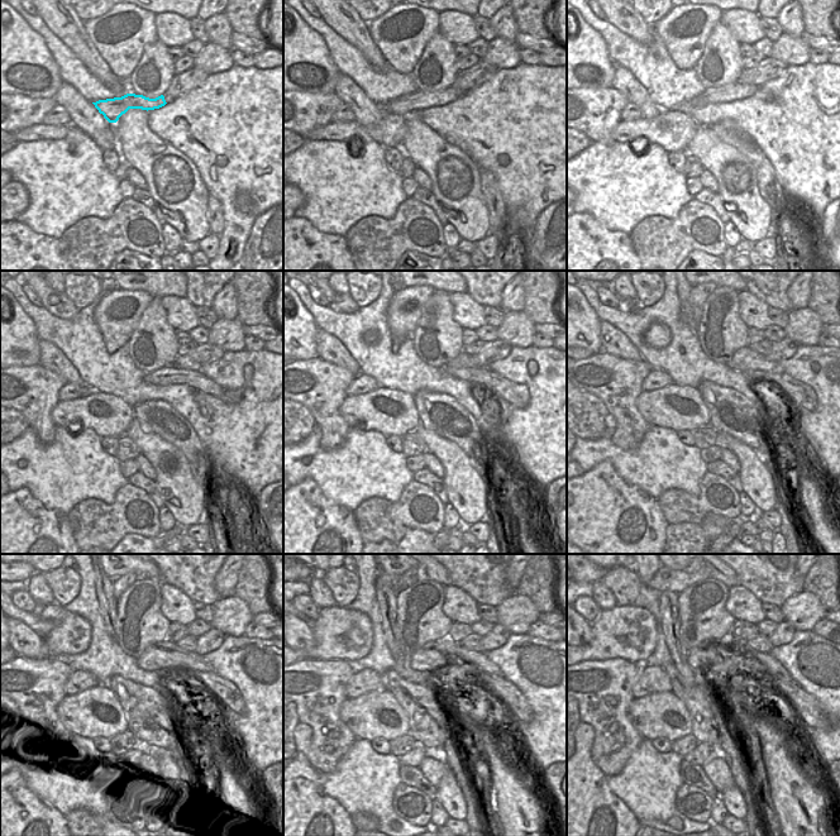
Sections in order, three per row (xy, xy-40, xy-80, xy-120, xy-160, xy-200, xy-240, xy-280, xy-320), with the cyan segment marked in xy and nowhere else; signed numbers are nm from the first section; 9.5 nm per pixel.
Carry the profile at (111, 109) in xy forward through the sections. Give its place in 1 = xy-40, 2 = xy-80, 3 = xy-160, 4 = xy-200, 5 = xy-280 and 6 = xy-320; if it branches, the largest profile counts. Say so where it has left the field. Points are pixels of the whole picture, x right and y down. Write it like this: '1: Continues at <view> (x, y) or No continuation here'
1: Continues at xy-40 (407, 104)
2: Continues at xy-80 (729, 92)
3: Continues at xy-160 (516, 395)
4: Continues at xy-200 (798, 393)
5: Continues at xy-280 (510, 694)
6: Continues at xy-320 (806, 707).

